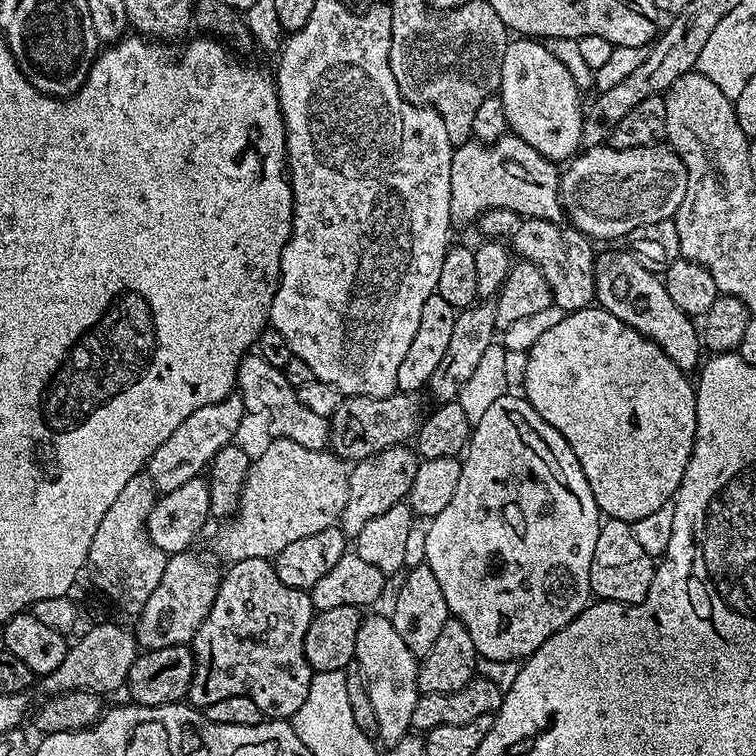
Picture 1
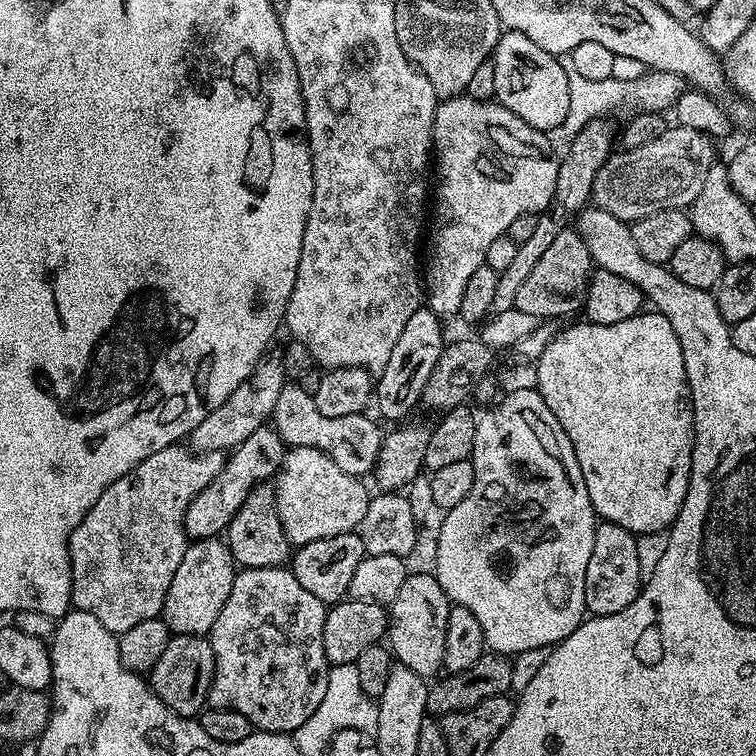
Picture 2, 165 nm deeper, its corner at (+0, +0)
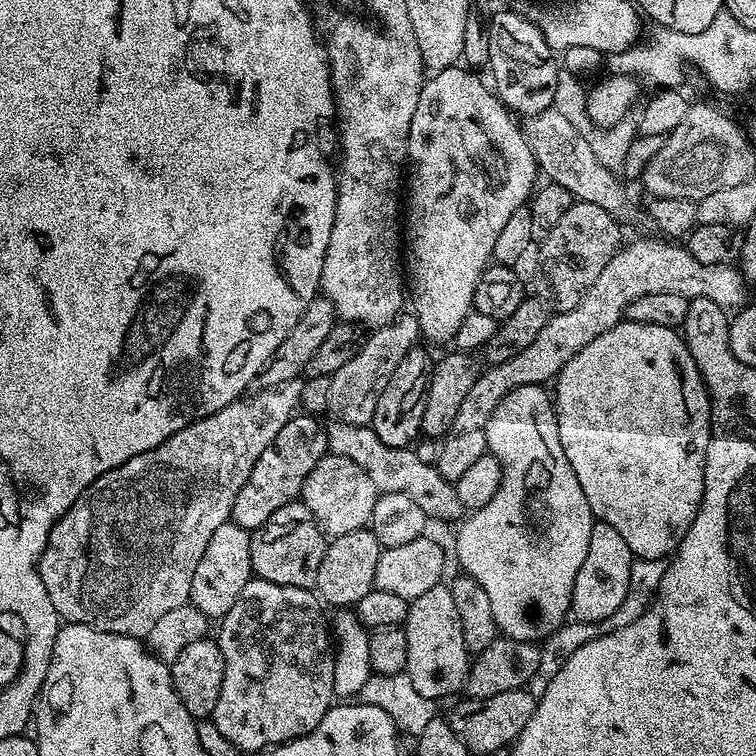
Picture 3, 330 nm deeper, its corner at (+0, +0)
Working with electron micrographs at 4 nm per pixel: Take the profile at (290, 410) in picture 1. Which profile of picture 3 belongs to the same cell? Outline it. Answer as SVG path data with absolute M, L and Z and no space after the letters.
M333 419L326 428L328 435L328 452L334 456L350 458L350 462L358 462L366 474L370 474L370 482L374 482L377 493L393 492L406 494L418 506L424 515L430 519L440 519L447 522L456 522L465 515L466 509L462 502L458 502L455 483L444 480L438 474L435 464L420 461L418 454L411 447L395 448L386 446L378 434L370 426L363 424L344 424Z

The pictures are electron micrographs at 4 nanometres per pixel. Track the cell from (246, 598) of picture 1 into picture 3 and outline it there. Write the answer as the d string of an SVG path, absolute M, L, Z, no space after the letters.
M254 578L250 582L246 582L242 594L238 594L238 602L234 602L234 606L230 606L230 610L219 621L220 635L218 635L218 641L225 659L225 674L222 679L222 690L218 697L218 704L214 706L210 718L214 722L214 726L218 726L218 730L226 738L230 738L230 742L234 742L234 746L240 748L241 753L259 754L264 748L275 748L278 744L285 744L291 740L297 740L300 736L310 734L314 730L314 726L318 726L318 722L322 722L322 718L332 707L334 703L332 695L334 690L334 662L332 661L334 640L330 635L329 621L328 624L324 621L320 608L322 609L322 604L315 591L298 586L282 586L278 582L266 582Z

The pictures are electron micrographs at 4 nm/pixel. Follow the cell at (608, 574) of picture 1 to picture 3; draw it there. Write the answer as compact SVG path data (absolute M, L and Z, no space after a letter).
M593 523L590 530L590 550L586 550L586 559L582 562L582 570L578 570L578 578L574 578L574 594L572 595L571 615L581 624L600 625L626 598L626 590L630 586L630 566L634 557L630 546L614 530L614 526Z

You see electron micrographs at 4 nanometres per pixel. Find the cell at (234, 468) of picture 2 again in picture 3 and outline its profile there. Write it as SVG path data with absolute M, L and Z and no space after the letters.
M296 414L286 422L286 426L282 426L282 430L278 430L278 434L274 434L274 442L262 450L262 458L254 462L254 470L246 486L242 486L242 490L238 490L238 498L234 498L231 523L249 530L261 528L274 510L299 497L310 470L314 470L314 466L318 466L320 459L328 452L325 425L320 425L316 420L319 419L312 414Z

